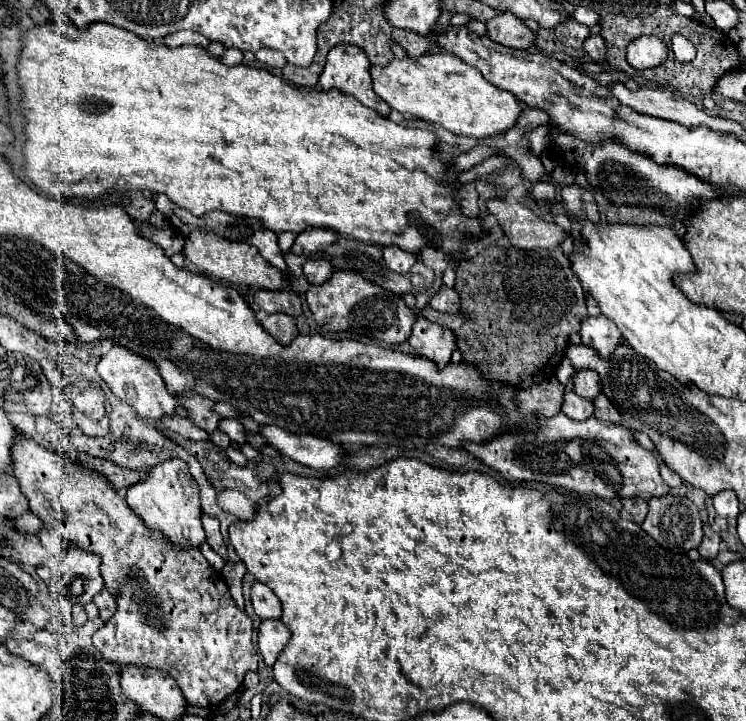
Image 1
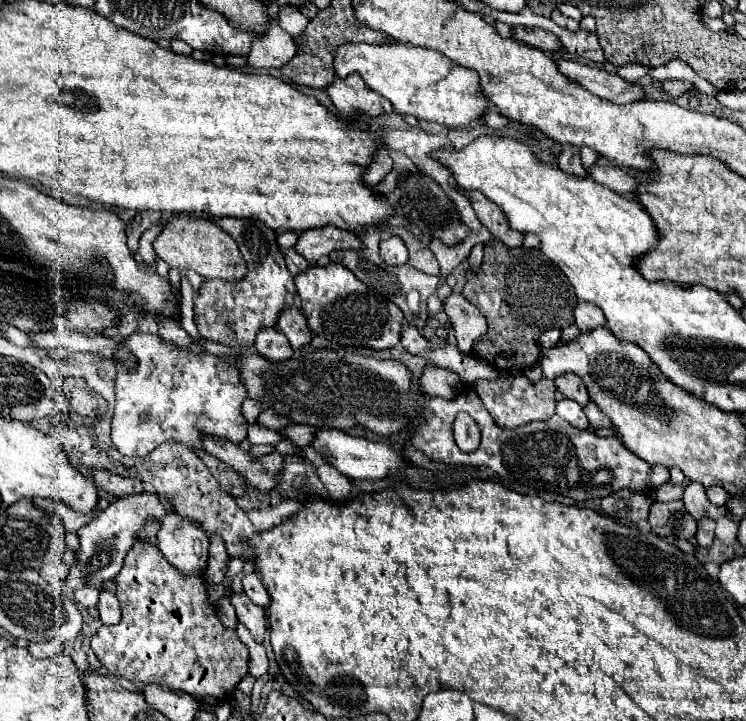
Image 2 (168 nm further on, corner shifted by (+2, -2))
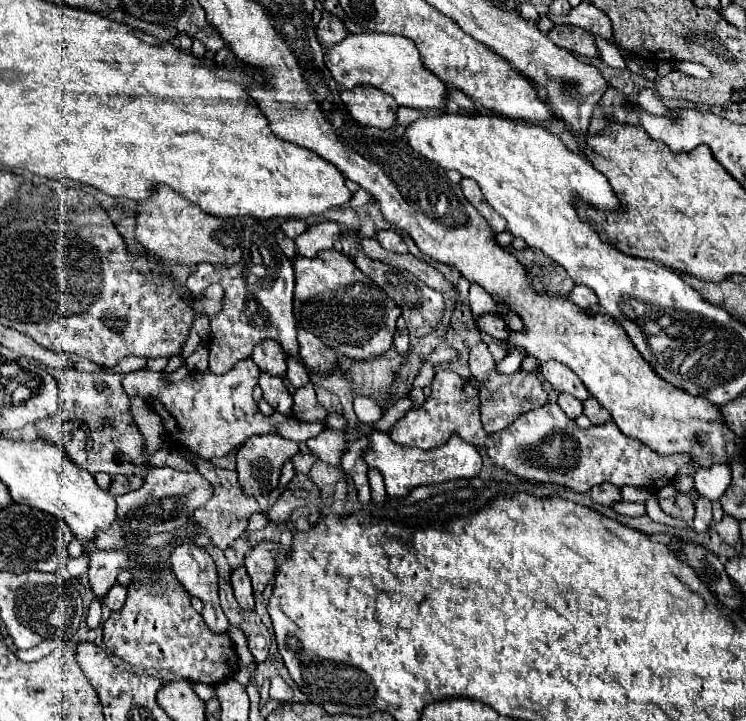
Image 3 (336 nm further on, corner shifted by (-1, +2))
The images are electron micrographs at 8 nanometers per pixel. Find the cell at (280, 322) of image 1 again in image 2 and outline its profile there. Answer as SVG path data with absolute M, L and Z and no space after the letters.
M264 328L258 332L254 350L270 362L282 362L292 356L288 338L284 334L280 334L280 330L274 330L274 328Z

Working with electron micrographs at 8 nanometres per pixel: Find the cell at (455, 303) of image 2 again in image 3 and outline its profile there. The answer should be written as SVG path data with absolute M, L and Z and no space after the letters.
M489 312L477 314L477 316L473 316L473 322L481 332L489 334L495 340L507 340L507 336L511 334L511 330L507 328L505 320L499 314L489 314Z

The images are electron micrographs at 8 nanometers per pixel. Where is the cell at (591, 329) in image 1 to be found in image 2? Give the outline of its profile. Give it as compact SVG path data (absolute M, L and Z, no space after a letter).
M578 302L576 310L574 310L574 318L576 324L580 328L580 332L590 332L600 324L606 324L606 318L602 314L602 310L598 306L592 306L588 302Z

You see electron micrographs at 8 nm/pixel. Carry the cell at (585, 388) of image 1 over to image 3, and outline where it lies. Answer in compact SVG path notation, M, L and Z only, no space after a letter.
M545 362L541 364L541 376L557 390L557 392L567 392L575 398L579 398L581 402L585 402L589 398L587 388L583 386L583 382L575 376L575 372L571 372L565 364L561 362Z

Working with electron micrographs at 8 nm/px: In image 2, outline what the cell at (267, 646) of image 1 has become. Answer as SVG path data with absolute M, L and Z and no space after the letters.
M244 592L232 594L230 602L236 608L238 620L250 630L250 634L254 634L254 640L262 644L264 634L266 634L266 614L262 606L256 606L254 602L250 602L250 598Z

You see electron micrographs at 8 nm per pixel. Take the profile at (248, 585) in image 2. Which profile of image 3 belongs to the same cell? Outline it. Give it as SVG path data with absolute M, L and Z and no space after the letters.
M261 542L245 554L245 568L253 582L255 592L263 592L265 584L271 580L277 560L287 556L289 548L275 542Z

